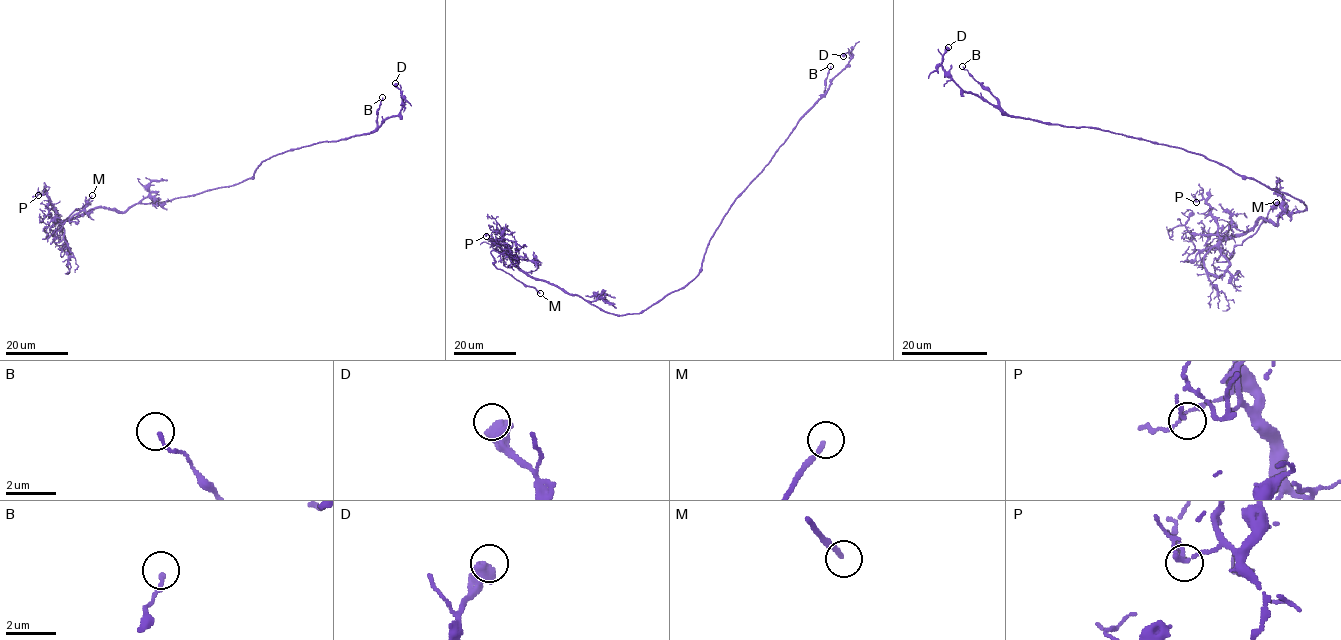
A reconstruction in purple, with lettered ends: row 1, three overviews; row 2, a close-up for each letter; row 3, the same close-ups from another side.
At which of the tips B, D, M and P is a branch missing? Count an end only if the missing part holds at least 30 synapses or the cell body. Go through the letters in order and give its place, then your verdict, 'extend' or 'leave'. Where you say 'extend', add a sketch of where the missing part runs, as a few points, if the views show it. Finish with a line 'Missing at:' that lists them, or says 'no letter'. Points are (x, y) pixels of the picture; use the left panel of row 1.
B: (382, 97) | leave
D: (395, 83) | leave
M: (92, 195) | extend | (92, 195), (98, 187), (96, 179)
P: (38, 195) | leave
Missing at: M

